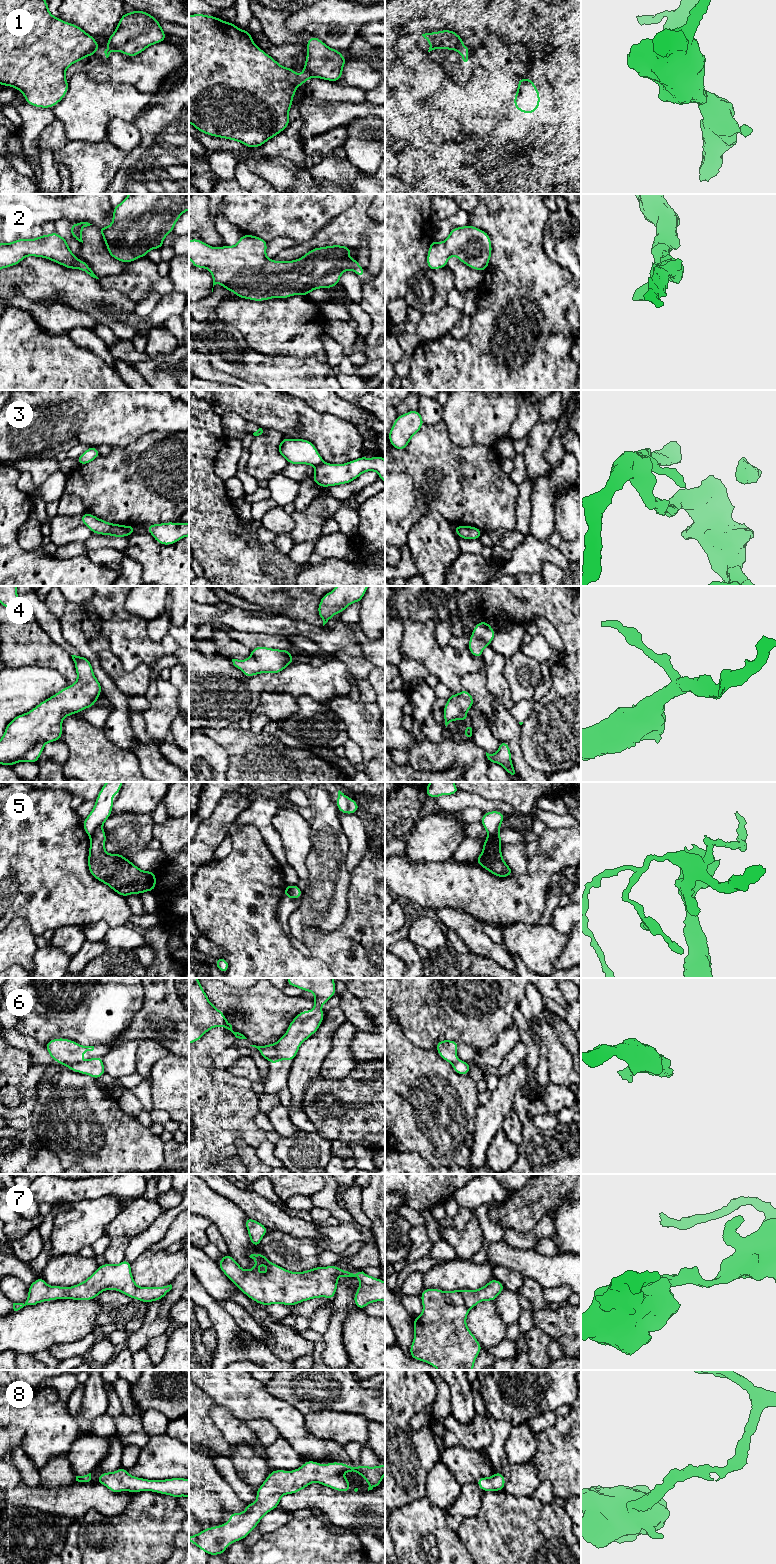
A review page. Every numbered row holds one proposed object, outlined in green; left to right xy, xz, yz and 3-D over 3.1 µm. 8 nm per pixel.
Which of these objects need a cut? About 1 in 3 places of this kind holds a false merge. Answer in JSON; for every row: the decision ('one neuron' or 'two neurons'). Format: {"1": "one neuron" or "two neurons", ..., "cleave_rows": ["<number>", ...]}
{"1": "two neurons", "2": "one neuron", "3": "two neurons", "4": "one neuron", "5": "two neurons", "6": "two neurons", "7": "one neuron", "8": "one neuron", "cleave_rows": ["1", "3", "5", "6"]}

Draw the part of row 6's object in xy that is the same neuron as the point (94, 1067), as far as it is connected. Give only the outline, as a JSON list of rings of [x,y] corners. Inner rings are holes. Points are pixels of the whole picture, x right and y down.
[[[94,1057],[86,1061],[68,1063],[64,1064],[64,1066],[74,1072],[89,1075],[94,1079],[98,1079],[99,1077],[105,1074],[105,1068],[103,1065],[102,1057]]]

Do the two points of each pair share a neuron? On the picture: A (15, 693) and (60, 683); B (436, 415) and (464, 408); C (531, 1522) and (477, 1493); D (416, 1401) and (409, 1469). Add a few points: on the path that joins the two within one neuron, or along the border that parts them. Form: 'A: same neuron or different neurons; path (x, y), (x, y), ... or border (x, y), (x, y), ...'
A: same neuron; path (26, 687), (32, 684), (49, 683)
B: different neurons; border (442, 406), (443, 420)
C: different neurons; border (484, 1492), (481, 1498), (481, 1508), (473, 1517)
D: same neuron; path (405, 1418), (405, 1452)

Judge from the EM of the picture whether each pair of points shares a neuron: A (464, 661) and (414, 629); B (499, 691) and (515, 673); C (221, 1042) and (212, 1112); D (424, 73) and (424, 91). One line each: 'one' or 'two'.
A: one
B: two
C: one
D: one

